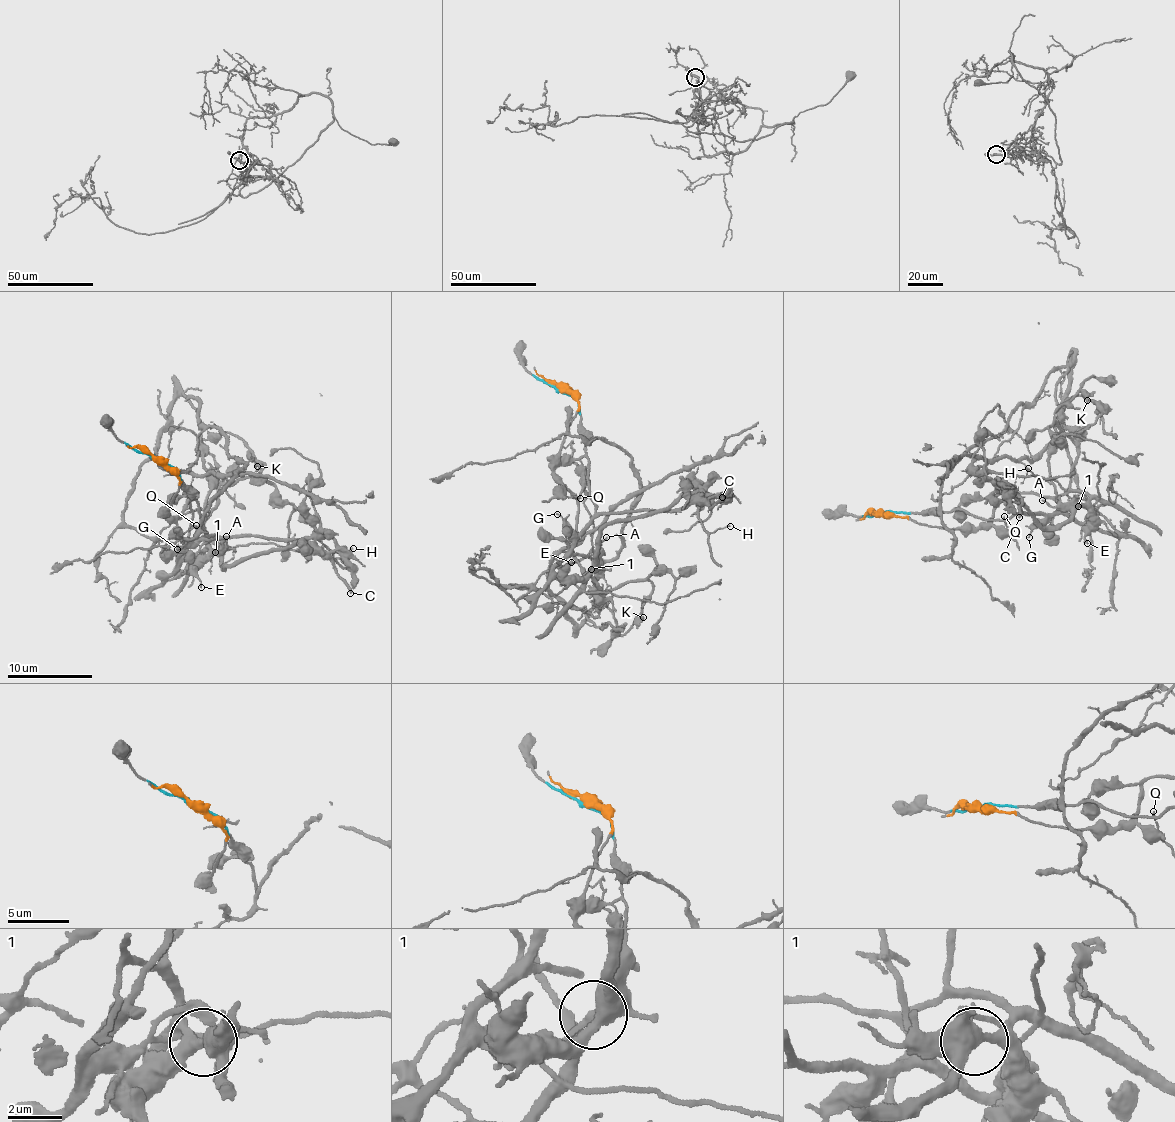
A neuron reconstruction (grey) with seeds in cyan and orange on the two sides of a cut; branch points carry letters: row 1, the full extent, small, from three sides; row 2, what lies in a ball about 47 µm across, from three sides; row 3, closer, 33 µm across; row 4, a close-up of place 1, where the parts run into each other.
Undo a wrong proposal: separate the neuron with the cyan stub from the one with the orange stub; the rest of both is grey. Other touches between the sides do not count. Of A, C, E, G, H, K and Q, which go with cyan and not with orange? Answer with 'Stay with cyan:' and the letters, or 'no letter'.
Stay with cyan: C, G

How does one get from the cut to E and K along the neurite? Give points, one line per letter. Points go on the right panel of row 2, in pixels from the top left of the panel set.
E: (882, 512), (941, 528), (982, 529), (1003, 492), (1059, 497), (1076, 491), (1089, 497), (1087, 542)
K: (882, 512), (941, 528), (982, 529), (1003, 492), (1062, 496), (1076, 447), (1054, 416), (1081, 392), (1086, 401)

